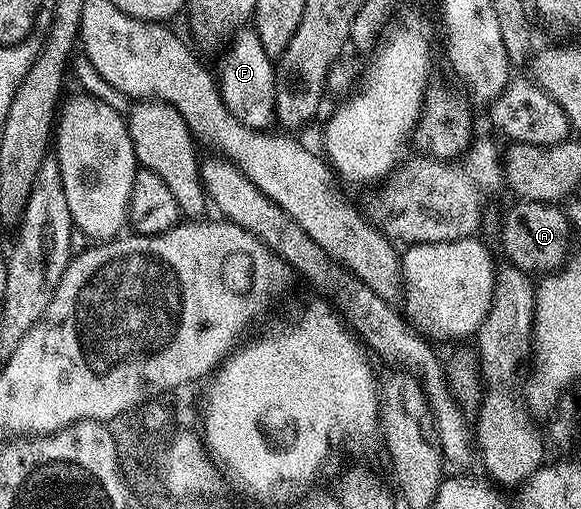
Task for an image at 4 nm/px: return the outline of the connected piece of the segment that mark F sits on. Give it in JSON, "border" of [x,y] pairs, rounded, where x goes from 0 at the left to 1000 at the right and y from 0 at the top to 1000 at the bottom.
{"border":[[[434,53],[415,55],[391,88],[392,98],[379,112],[379,143],[375,136],[375,165],[382,194],[403,226],[403,234],[423,242],[423,250],[432,253],[460,255],[470,244],[475,226],[472,202],[475,138],[470,114],[461,112],[458,100],[451,100],[448,73]]]}

